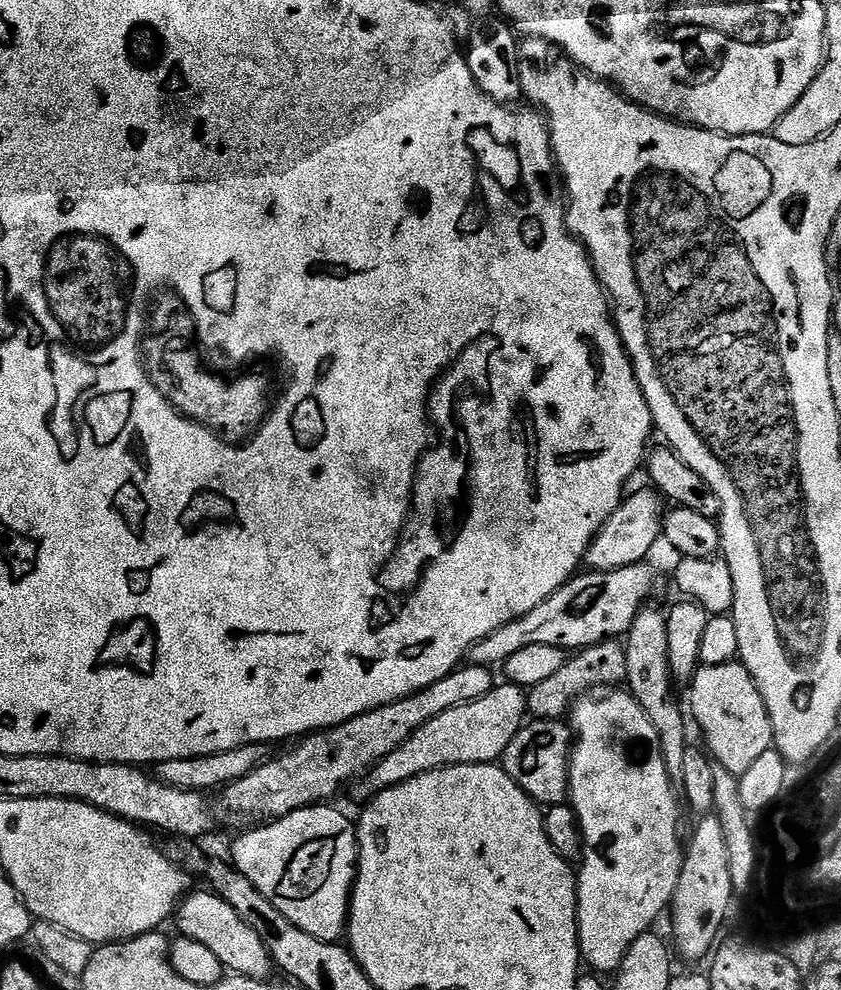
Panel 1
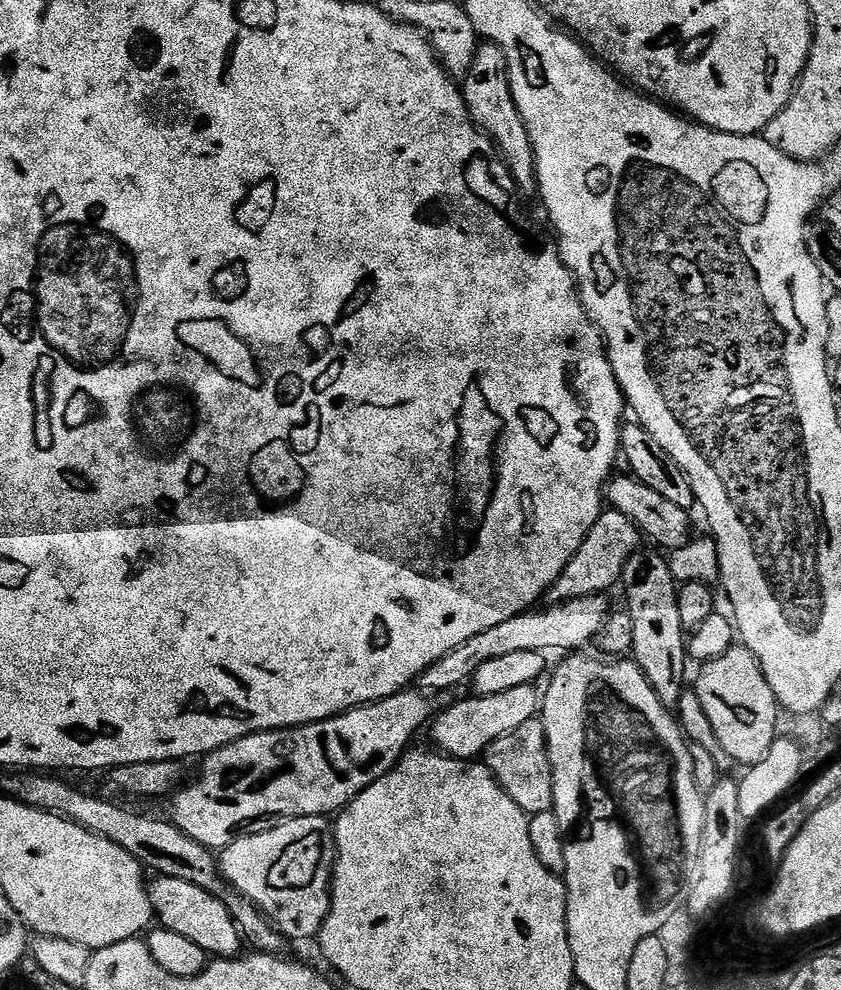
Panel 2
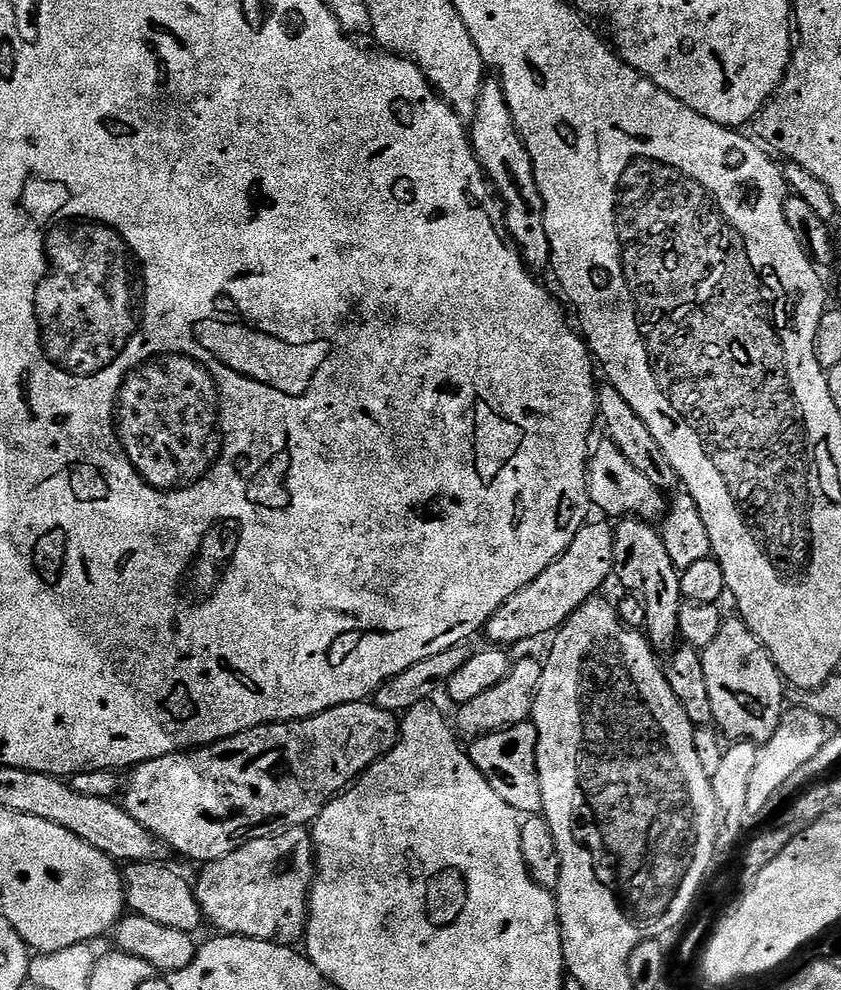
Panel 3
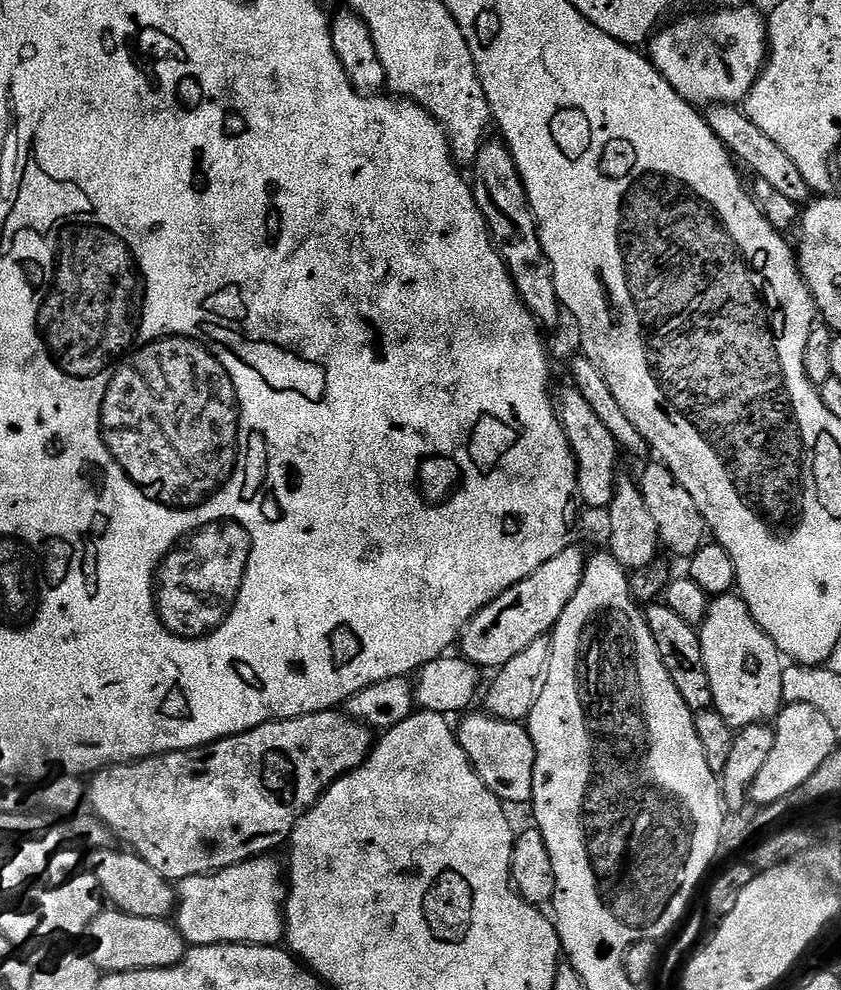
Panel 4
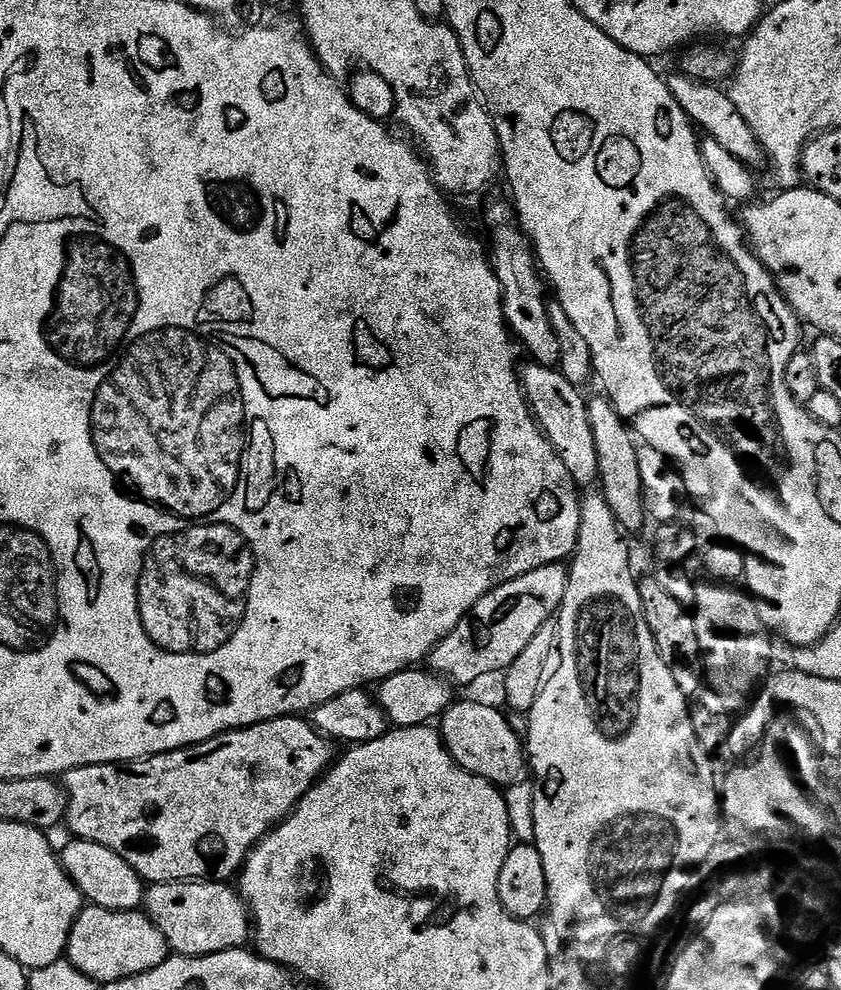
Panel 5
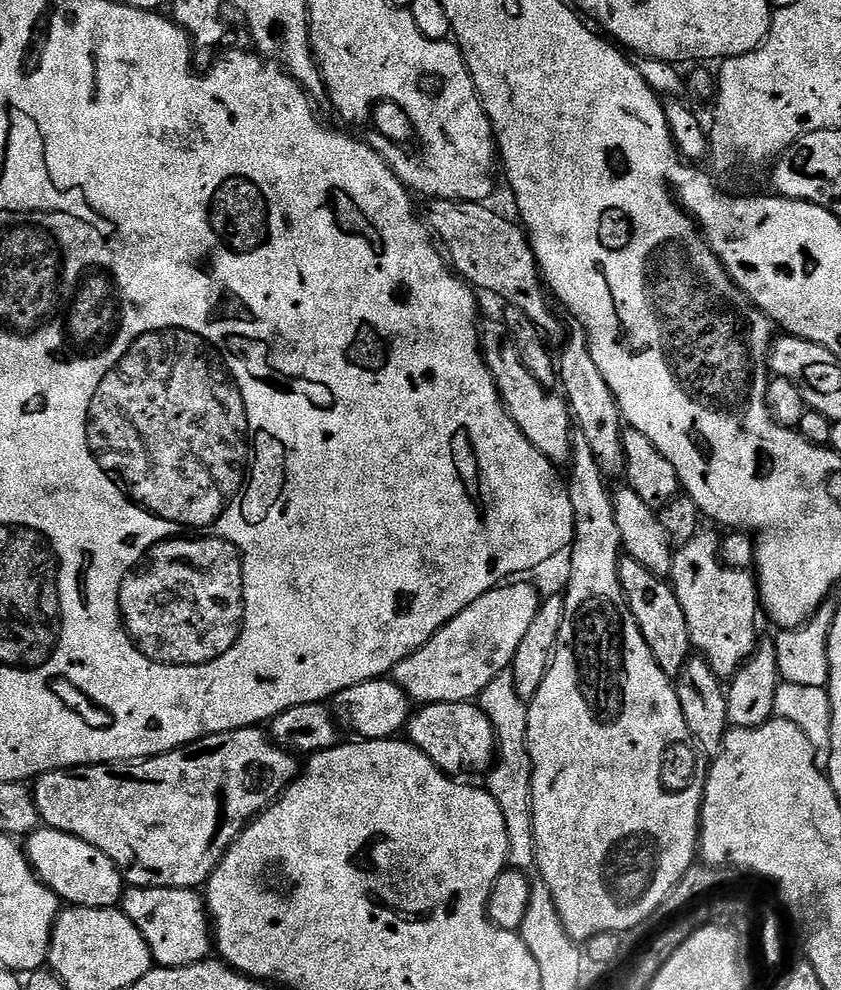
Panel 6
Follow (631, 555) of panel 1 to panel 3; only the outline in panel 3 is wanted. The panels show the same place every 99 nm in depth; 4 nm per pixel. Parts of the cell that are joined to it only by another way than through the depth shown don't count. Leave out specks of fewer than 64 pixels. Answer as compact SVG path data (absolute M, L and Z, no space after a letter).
M585 523L578 530L574 542L554 561L534 582L530 582L518 594L514 594L495 614L488 619L486 633L493 645L520 644L523 640L532 640L535 636L547 637L555 633L569 618L576 613L587 600L593 599L596 592L608 576L614 572L614 538L613 525Z

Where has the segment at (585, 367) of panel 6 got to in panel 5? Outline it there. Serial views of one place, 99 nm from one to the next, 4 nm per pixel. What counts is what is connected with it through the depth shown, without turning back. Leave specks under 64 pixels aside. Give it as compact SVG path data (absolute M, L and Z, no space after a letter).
M607 395L591 397L588 400L590 428L594 433L595 453L598 454L598 491L606 498L606 506L614 512L625 533L640 532L644 528L646 513L644 511L644 487L642 473L638 463L639 445L627 424L618 414L616 407Z

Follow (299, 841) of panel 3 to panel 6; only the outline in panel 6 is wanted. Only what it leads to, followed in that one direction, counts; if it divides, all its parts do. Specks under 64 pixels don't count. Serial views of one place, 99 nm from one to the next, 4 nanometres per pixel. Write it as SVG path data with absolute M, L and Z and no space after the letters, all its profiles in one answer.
M129 887L124 893L122 910L138 926L150 946L153 961L161 968L194 966L213 955L214 929L205 897L195 888Z

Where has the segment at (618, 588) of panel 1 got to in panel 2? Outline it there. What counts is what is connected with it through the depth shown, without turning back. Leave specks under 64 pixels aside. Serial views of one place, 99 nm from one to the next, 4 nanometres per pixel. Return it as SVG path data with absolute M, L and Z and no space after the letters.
M603 595L574 596L565 599L565 604L556 604L553 608L544 608L541 612L529 610L521 612L514 618L506 618L506 622L498 622L498 626L490 626L482 634L474 634L474 638L466 638L462 646L450 650L434 666L430 666L418 678L419 691L425 694L439 694L459 689L459 684L467 685L478 666L490 662L490 658L503 658L506 654L519 652L560 652L568 654L580 650L583 644L591 645L596 638L596 631L603 628L604 621L610 615L610 607Z

